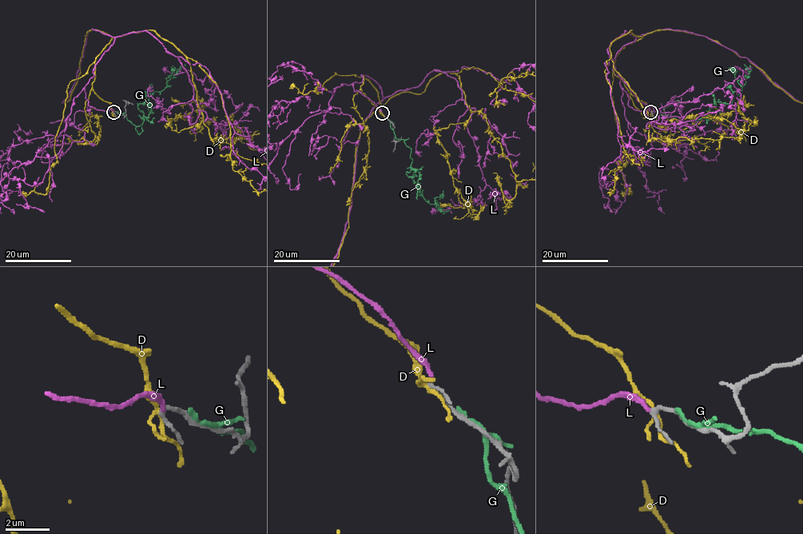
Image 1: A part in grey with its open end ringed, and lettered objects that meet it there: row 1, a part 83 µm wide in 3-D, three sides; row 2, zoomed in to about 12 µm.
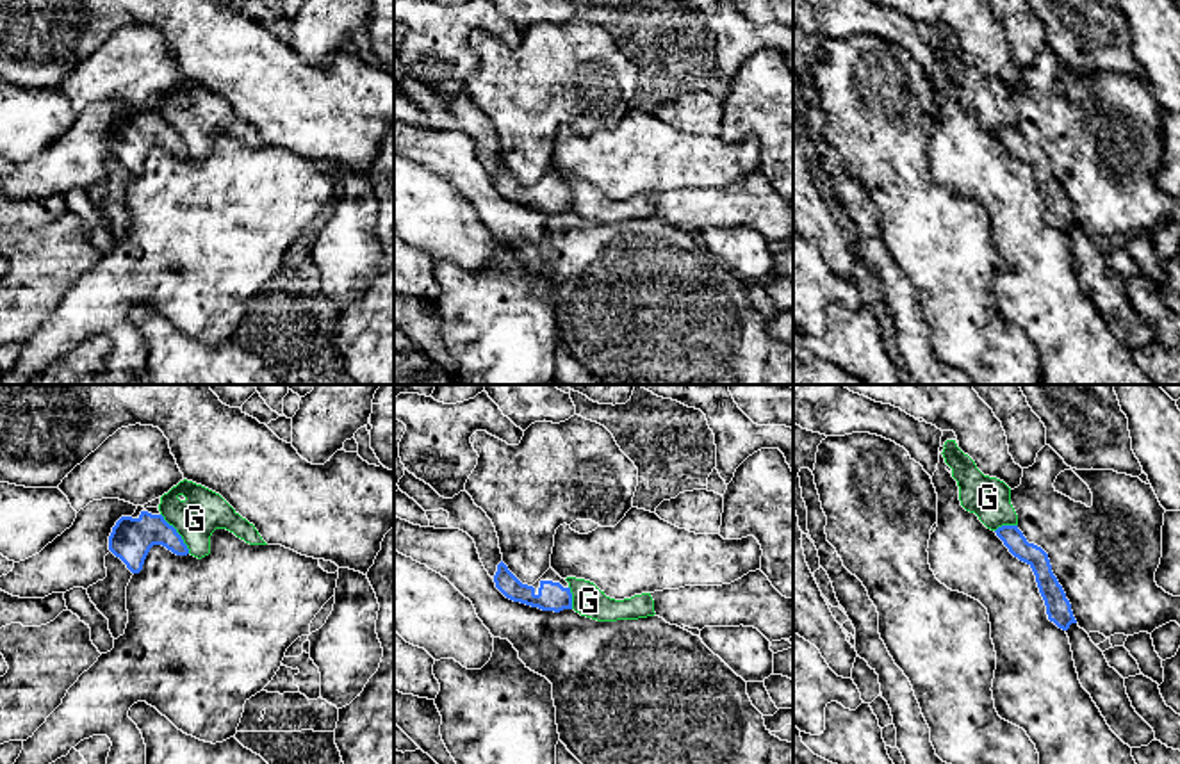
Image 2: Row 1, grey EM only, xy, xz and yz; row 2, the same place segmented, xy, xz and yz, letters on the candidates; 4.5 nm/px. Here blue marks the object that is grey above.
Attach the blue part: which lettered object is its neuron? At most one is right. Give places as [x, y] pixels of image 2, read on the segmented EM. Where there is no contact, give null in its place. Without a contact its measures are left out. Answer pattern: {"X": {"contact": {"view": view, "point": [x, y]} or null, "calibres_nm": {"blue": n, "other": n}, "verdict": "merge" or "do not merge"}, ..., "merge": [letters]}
{"D": {"contact": null, "verdict": "do not merge"}, "G": {"contact": {"view": "xy", "point": [177, 533]}, "calibres_nm": {"blue": 190, "other": 200}, "verdict": "do not merge"}, "L": {"contact": null, "verdict": "merge"}, "merge": ["L"]}

